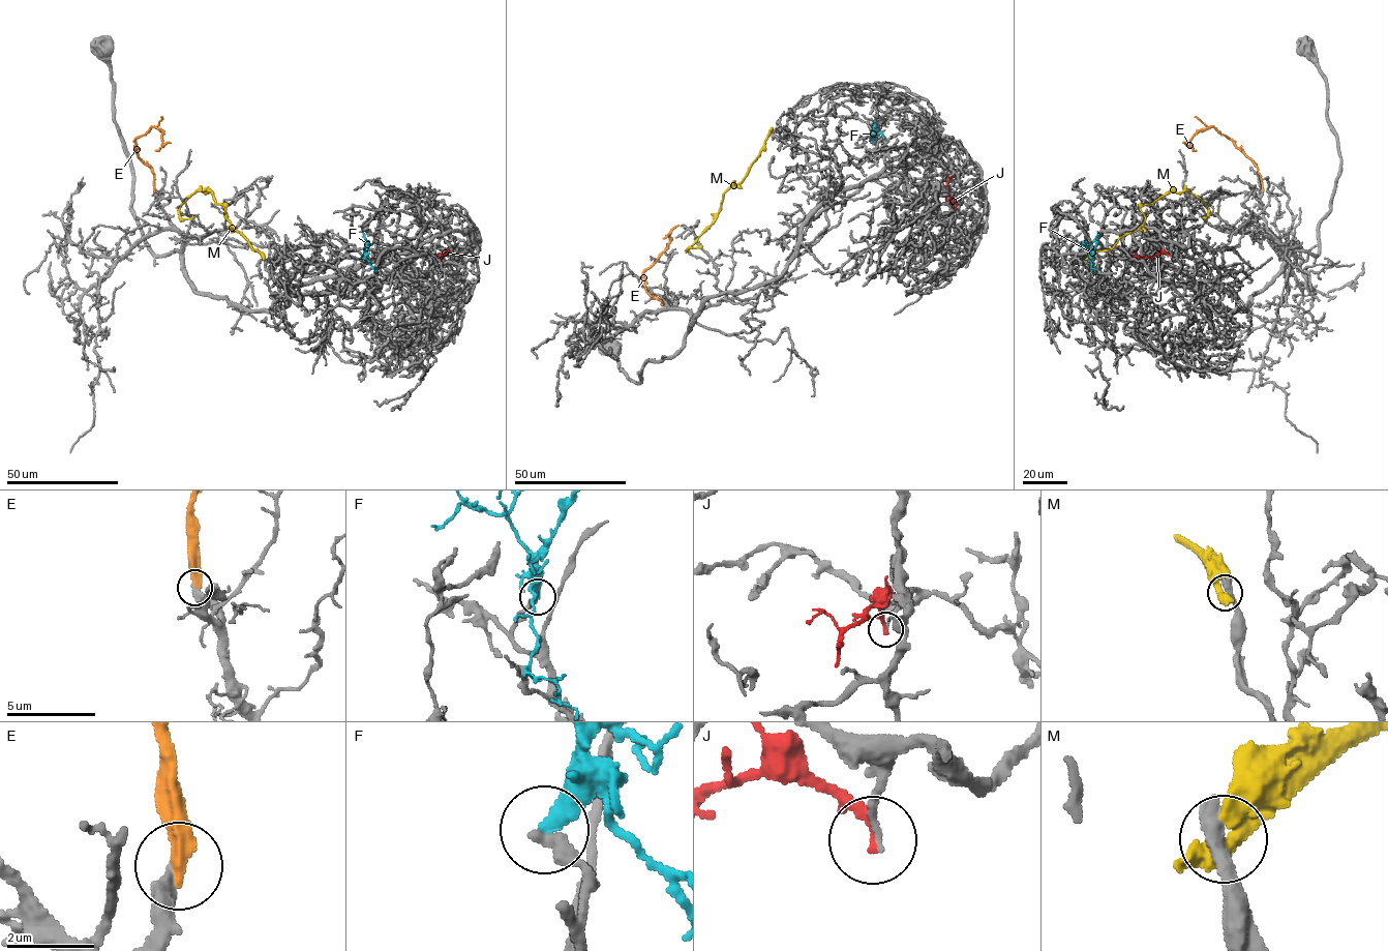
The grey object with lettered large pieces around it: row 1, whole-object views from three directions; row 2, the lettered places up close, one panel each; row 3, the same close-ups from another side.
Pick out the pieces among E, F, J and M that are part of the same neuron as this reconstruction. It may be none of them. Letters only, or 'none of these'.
E

